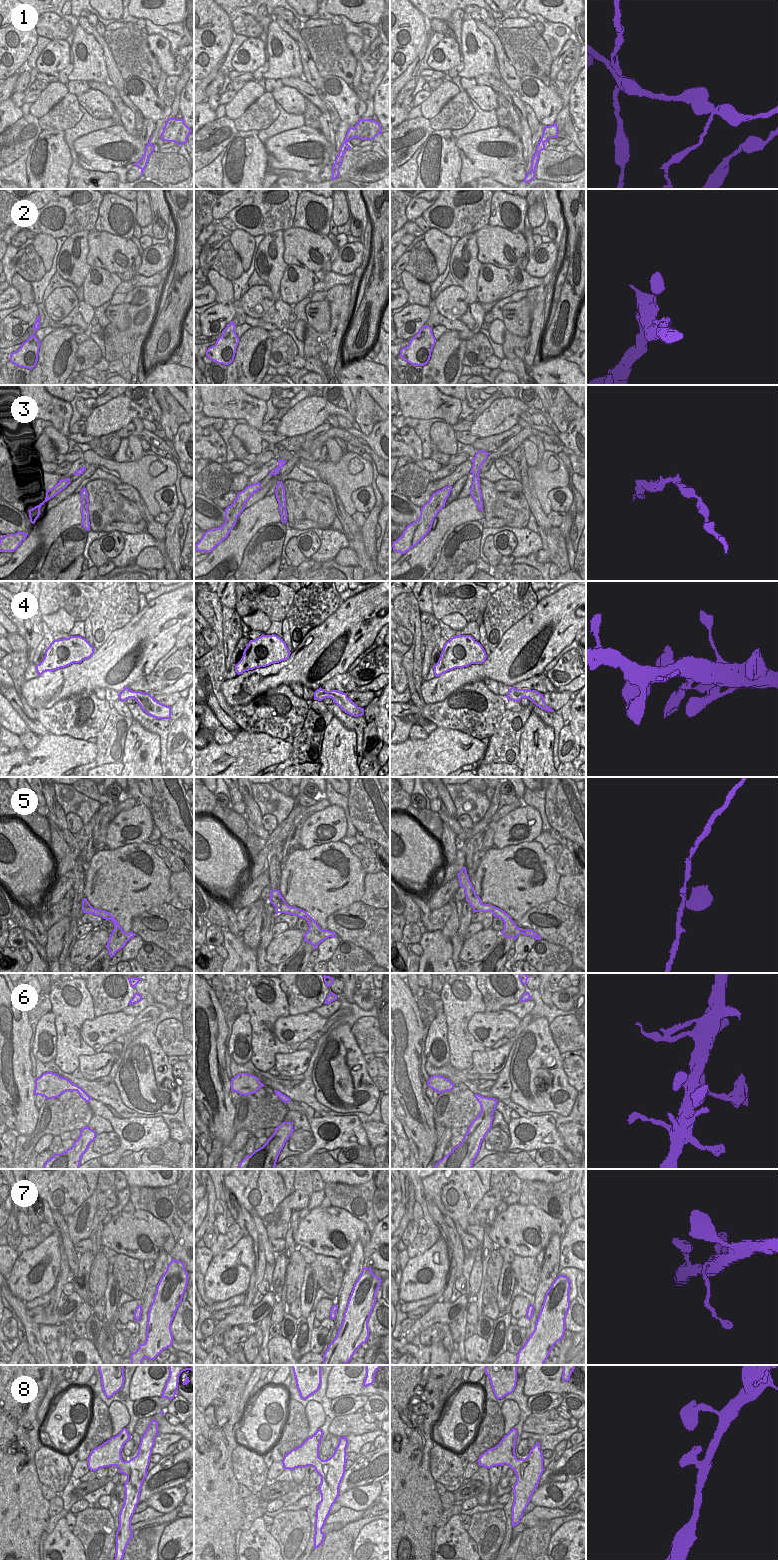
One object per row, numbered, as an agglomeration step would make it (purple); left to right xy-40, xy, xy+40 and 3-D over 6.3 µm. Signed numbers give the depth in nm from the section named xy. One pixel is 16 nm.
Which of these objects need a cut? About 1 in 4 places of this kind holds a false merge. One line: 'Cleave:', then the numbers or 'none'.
Cleave: 1, 3

